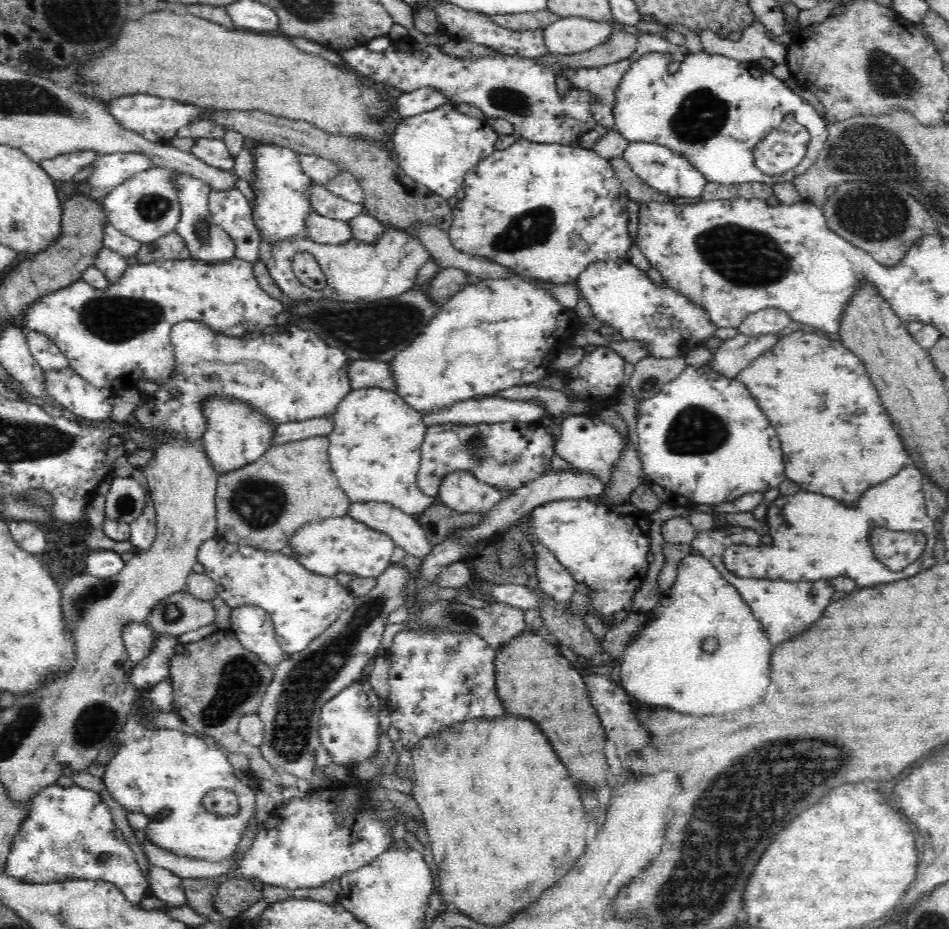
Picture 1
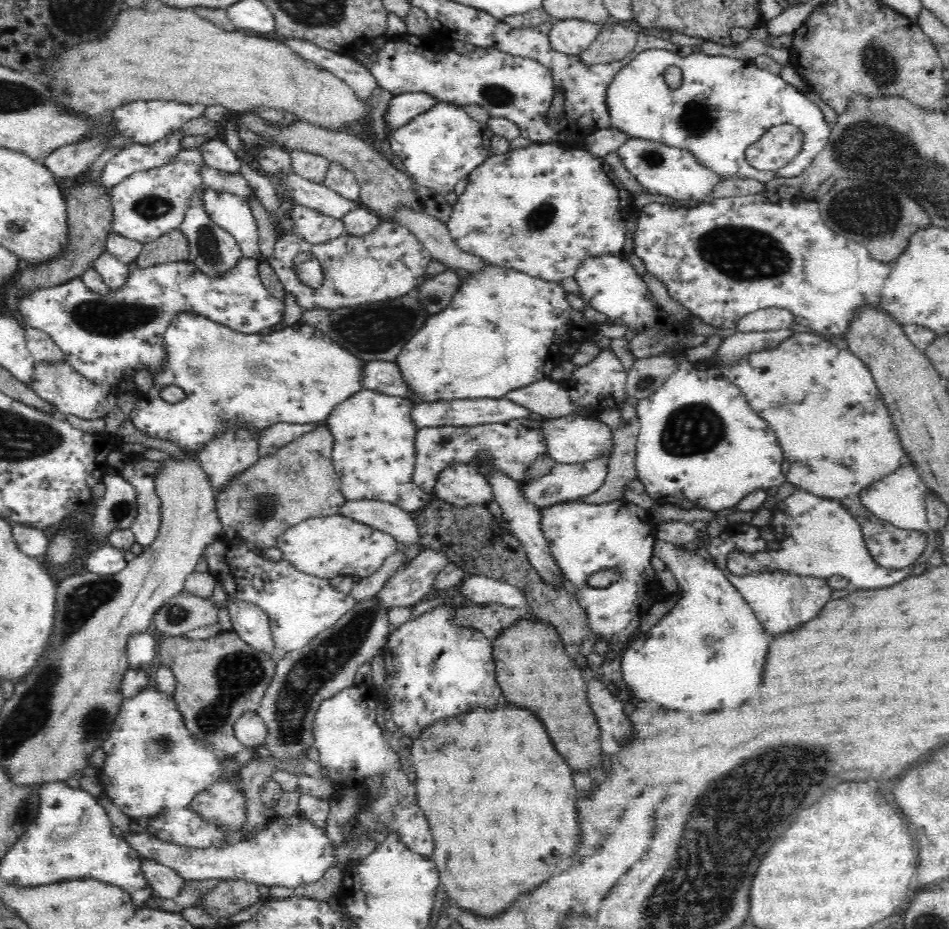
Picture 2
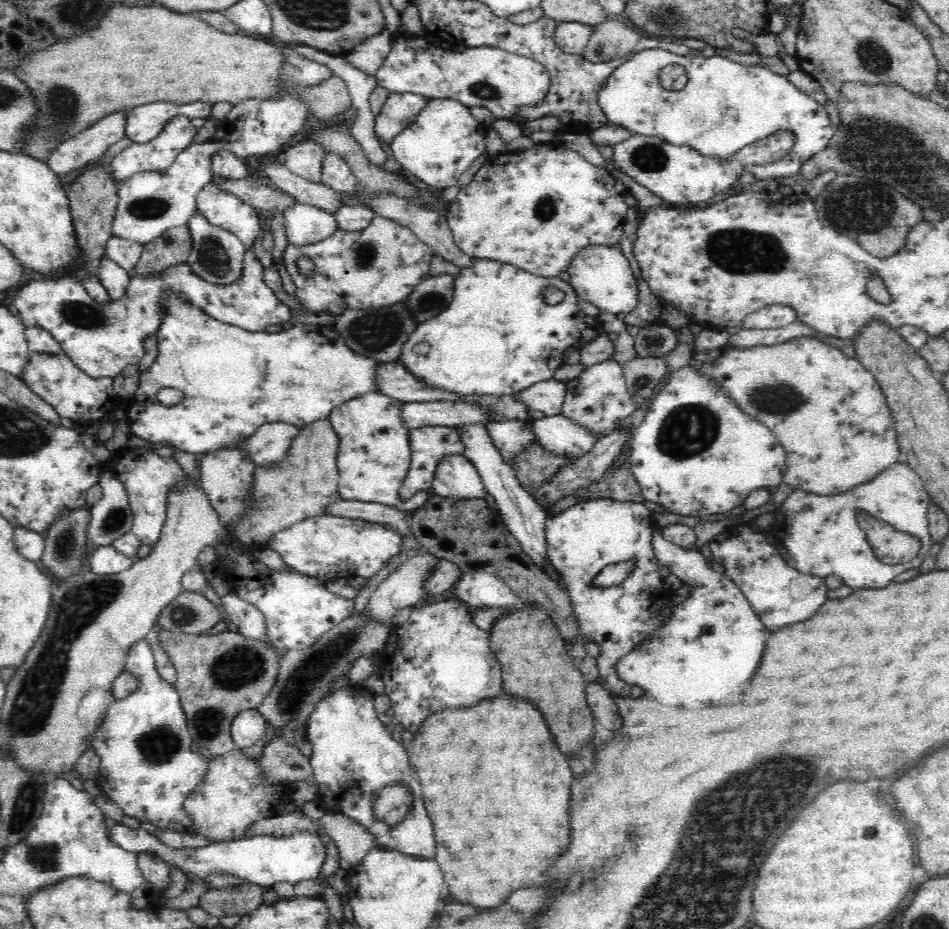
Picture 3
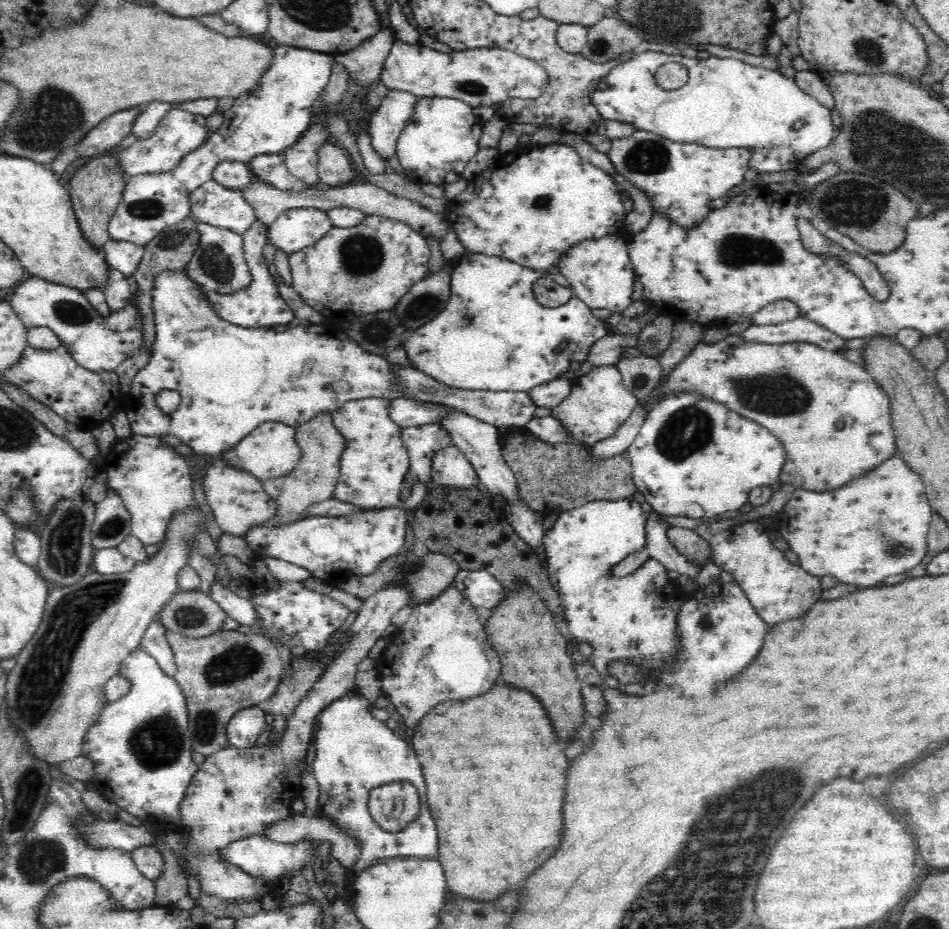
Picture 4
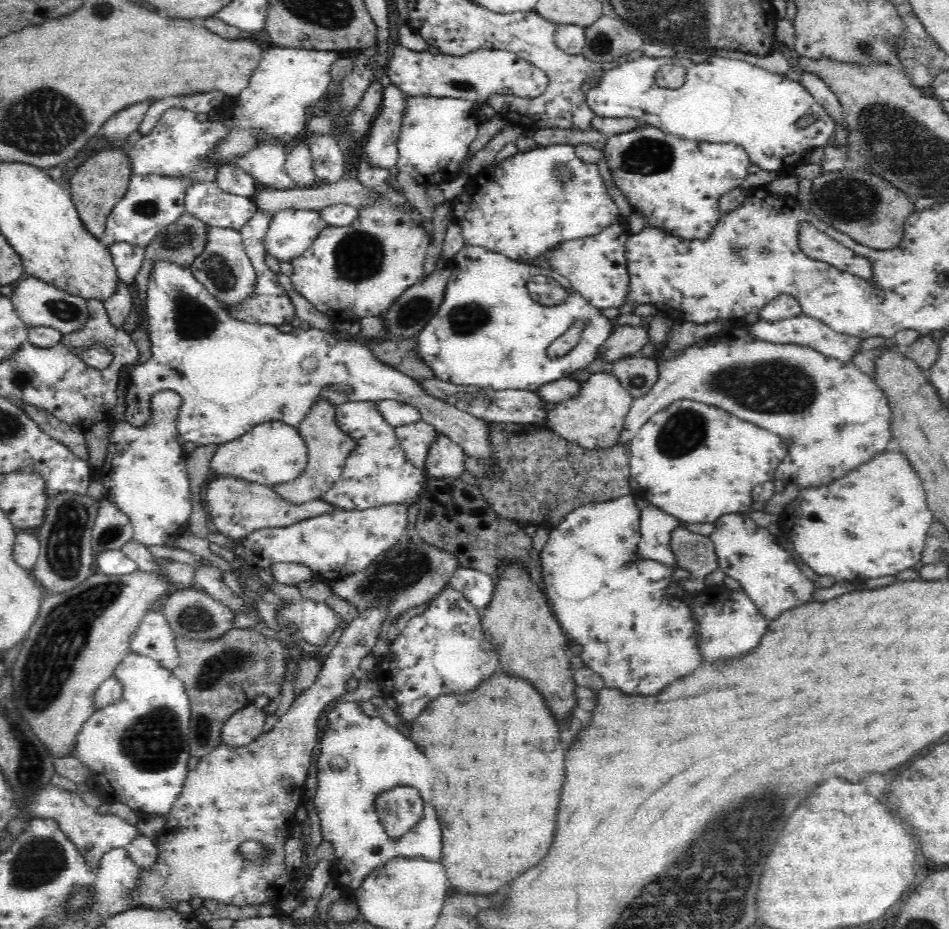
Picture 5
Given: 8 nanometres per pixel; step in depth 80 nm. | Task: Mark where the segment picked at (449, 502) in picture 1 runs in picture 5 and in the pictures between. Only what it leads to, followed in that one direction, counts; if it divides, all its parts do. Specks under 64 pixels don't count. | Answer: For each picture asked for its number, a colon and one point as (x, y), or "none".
2: (462, 485)
3: (456, 477)
4: (450, 468)
5: (446, 460)

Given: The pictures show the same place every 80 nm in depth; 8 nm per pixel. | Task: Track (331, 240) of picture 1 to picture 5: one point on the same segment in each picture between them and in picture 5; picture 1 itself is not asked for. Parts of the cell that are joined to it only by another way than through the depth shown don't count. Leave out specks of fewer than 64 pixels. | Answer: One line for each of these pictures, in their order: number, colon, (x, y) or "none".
2: (316, 228)
3: (304, 224)
4: (297, 228)
5: (291, 232)

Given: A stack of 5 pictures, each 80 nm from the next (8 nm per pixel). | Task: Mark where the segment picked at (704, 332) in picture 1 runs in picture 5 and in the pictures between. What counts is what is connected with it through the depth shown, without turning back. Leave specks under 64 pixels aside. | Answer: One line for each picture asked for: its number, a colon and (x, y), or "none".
2: (609, 284)
3: (602, 277)
4: (600, 272)
5: (596, 267)

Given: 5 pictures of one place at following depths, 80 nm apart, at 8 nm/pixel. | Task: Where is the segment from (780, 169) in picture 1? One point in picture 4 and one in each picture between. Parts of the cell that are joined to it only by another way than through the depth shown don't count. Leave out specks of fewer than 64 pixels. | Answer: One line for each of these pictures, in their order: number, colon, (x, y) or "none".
2: (780, 145)
3: (677, 173)
4: (681, 179)

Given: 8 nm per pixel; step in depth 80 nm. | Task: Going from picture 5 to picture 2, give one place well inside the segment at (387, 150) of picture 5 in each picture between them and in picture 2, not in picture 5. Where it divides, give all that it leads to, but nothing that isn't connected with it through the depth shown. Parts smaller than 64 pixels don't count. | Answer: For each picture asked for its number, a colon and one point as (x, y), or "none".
2: (402, 108)
3: (400, 109)
4: (385, 126)

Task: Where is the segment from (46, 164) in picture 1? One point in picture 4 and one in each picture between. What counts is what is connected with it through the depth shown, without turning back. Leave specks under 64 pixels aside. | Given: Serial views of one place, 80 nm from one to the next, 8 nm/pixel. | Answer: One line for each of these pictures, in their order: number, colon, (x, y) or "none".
2: (66, 162)
3: (80, 150)
4: (109, 132)

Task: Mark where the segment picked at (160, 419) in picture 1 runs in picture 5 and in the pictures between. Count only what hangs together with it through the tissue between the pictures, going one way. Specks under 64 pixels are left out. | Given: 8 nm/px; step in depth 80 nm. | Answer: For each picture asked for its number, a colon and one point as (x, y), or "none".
2: (297, 375)
3: (233, 381)
4: (231, 379)
5: (232, 375)

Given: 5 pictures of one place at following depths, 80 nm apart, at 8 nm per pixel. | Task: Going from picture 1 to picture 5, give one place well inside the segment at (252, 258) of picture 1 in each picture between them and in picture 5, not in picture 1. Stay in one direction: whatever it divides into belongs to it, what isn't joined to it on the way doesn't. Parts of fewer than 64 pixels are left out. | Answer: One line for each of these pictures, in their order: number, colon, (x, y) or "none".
2: (232, 212)
3: (230, 212)
4: (212, 203)
5: (205, 200)

